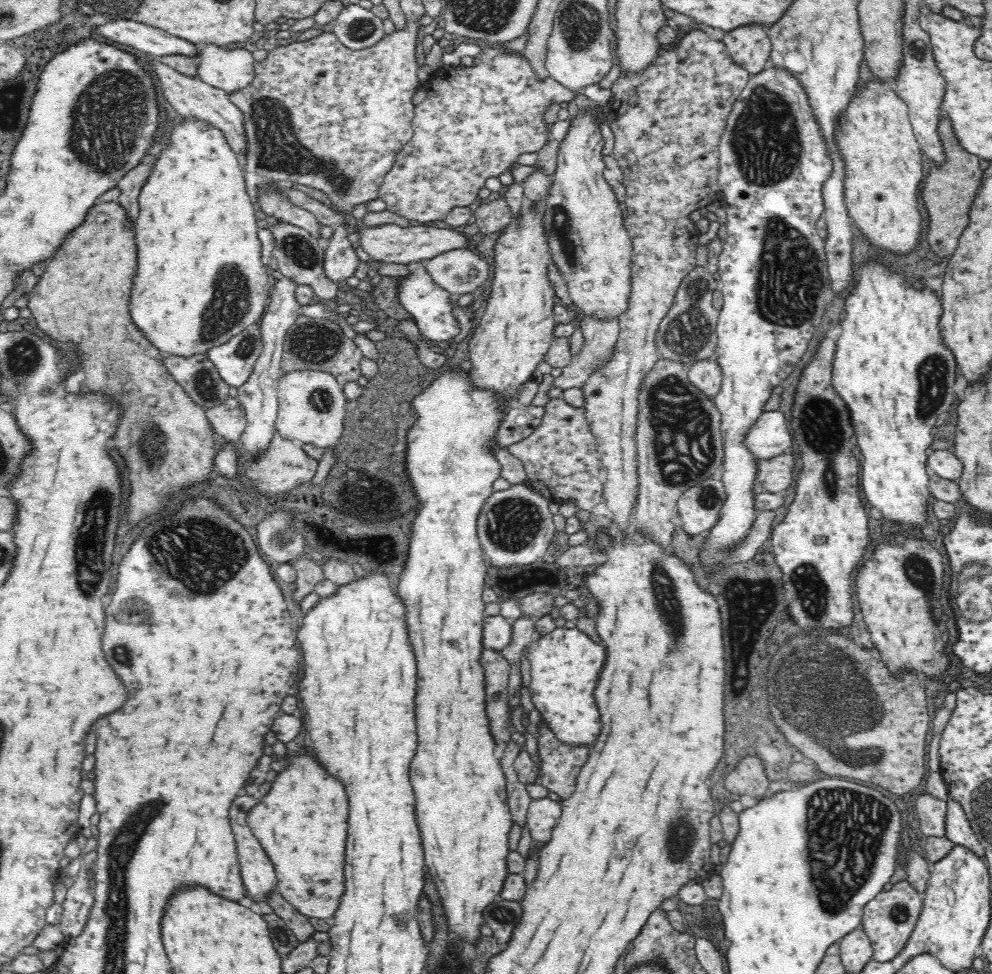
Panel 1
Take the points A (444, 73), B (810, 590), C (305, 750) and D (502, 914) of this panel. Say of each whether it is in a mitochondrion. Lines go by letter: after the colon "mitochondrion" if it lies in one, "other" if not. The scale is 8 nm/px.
A: other
B: mitochondrion
C: other
D: mitochondrion

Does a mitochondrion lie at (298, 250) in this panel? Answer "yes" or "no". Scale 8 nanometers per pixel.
yes

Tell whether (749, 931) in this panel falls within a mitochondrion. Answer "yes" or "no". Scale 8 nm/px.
no

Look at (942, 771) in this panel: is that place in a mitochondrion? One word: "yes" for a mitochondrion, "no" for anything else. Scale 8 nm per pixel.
no

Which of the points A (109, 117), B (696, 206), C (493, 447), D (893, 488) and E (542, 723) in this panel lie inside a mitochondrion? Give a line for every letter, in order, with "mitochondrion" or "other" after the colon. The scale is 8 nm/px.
A: mitochondrion
B: other
C: other
D: other
E: other

